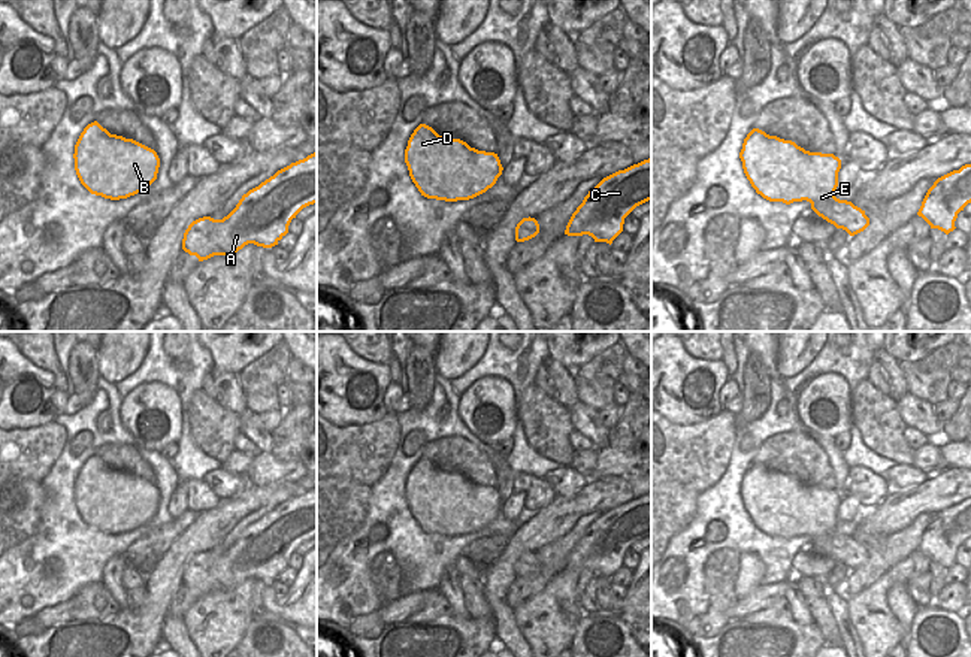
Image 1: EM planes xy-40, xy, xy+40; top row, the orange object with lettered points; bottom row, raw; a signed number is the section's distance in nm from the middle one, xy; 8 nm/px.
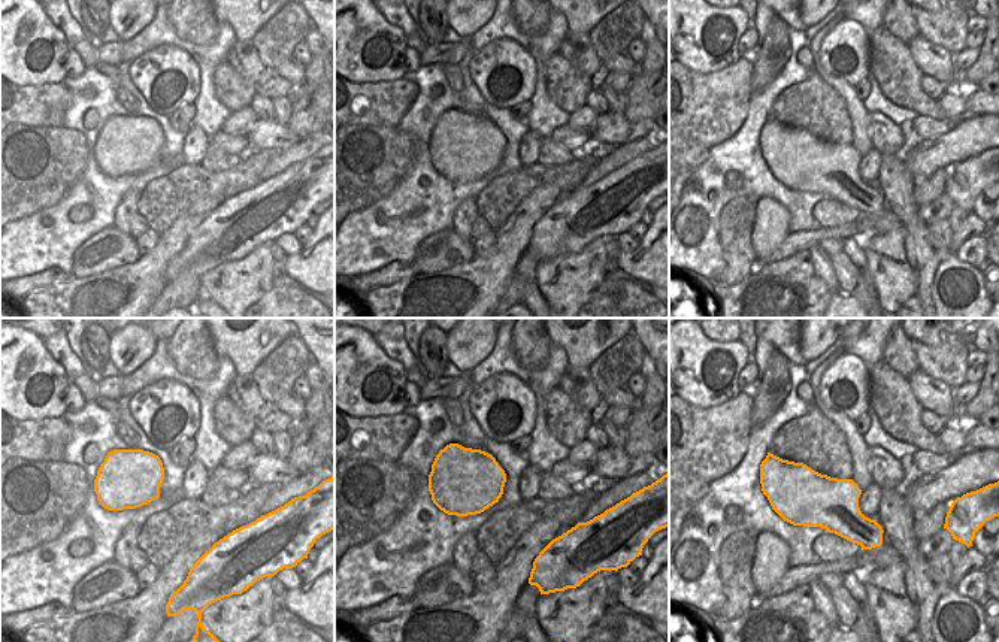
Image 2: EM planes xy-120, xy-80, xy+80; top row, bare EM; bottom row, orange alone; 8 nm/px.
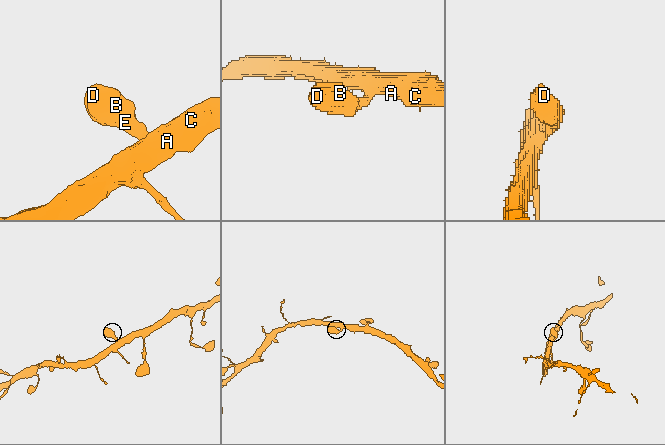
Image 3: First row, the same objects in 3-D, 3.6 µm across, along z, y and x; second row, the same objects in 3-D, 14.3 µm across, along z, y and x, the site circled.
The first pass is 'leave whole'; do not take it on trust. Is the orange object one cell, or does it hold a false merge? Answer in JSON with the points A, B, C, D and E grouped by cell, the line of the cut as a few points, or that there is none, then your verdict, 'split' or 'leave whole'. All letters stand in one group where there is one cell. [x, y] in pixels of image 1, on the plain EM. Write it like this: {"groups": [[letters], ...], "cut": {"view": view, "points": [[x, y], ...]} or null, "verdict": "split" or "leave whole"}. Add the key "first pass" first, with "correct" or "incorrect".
{"first pass": "correct", "groups": [["A", "B", "C", "D", "E"]], "cut": null, "verdict": "leave whole"}

